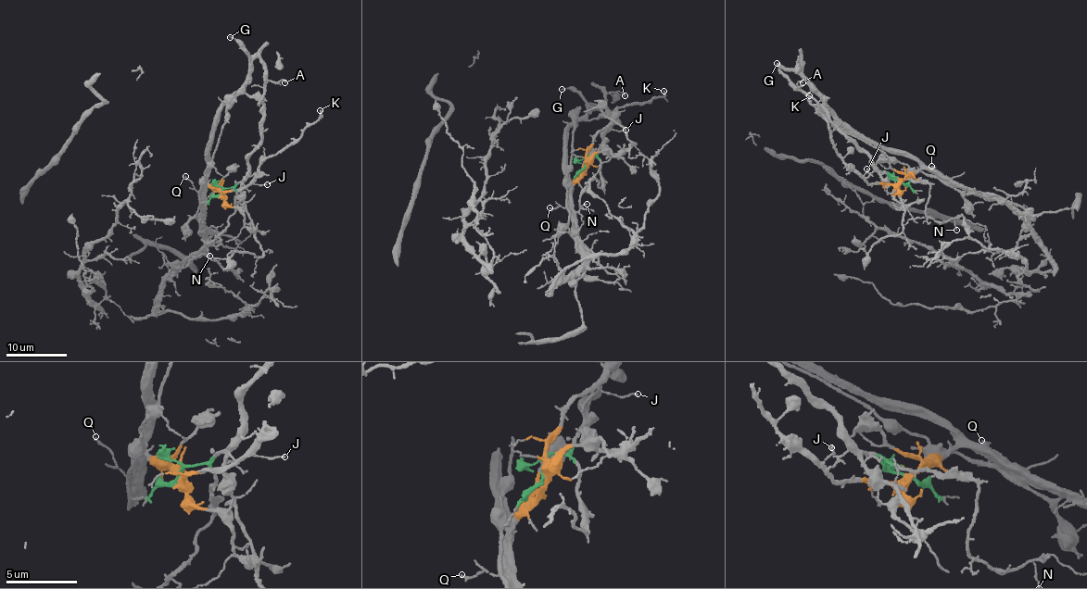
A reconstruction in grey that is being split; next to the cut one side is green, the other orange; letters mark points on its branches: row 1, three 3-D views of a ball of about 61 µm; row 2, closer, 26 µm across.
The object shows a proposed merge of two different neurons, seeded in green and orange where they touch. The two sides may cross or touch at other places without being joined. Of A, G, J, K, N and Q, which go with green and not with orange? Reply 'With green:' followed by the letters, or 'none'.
With green: A, N

